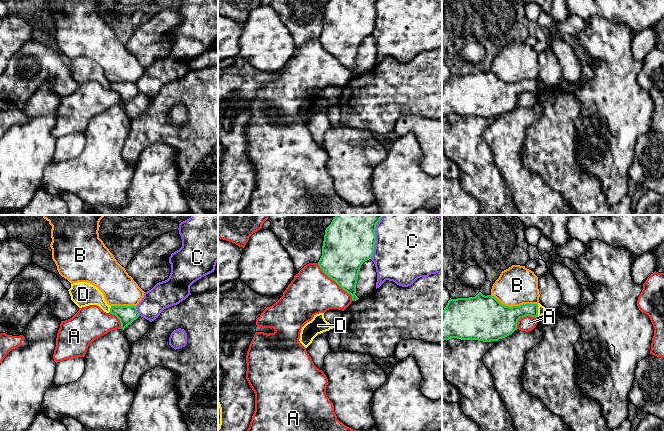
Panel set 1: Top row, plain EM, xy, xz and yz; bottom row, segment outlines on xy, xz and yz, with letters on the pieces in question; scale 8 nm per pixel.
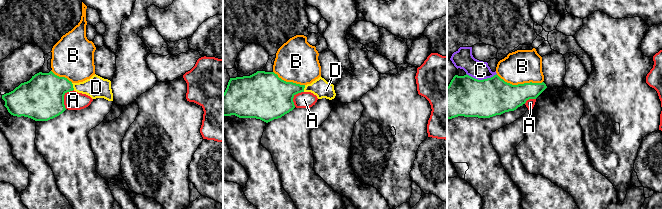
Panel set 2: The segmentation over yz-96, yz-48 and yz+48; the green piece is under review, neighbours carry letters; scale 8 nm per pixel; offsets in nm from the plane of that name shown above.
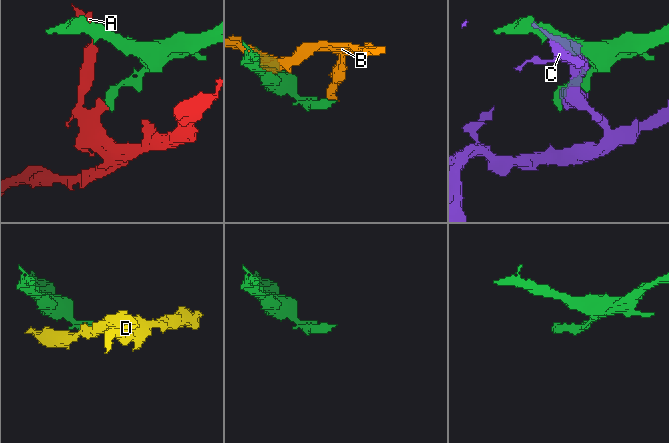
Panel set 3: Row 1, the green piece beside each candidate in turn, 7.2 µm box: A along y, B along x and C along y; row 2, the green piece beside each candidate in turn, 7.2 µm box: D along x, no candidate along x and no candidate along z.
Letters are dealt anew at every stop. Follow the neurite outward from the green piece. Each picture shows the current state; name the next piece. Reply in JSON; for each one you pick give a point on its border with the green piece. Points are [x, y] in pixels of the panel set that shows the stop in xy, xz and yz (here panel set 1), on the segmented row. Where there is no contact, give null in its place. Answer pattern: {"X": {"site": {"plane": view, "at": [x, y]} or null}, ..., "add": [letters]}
{"add": []}

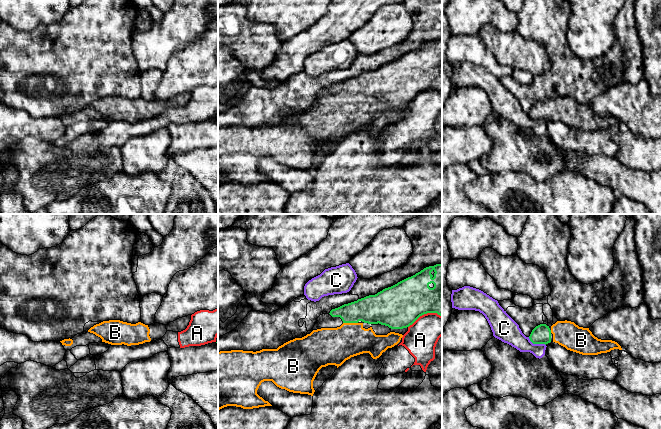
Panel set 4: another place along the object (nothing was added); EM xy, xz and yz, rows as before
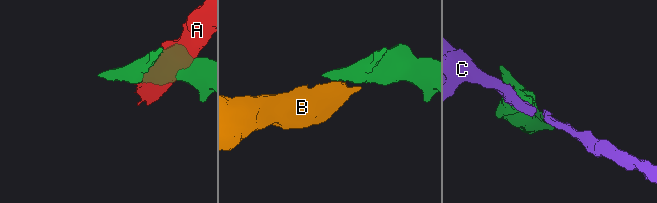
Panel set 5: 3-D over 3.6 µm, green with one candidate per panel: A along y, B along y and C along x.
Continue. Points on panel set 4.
{"B": {"site": {"plane": "xz", "at": [350, 322]}}, "add": ["B"]}

